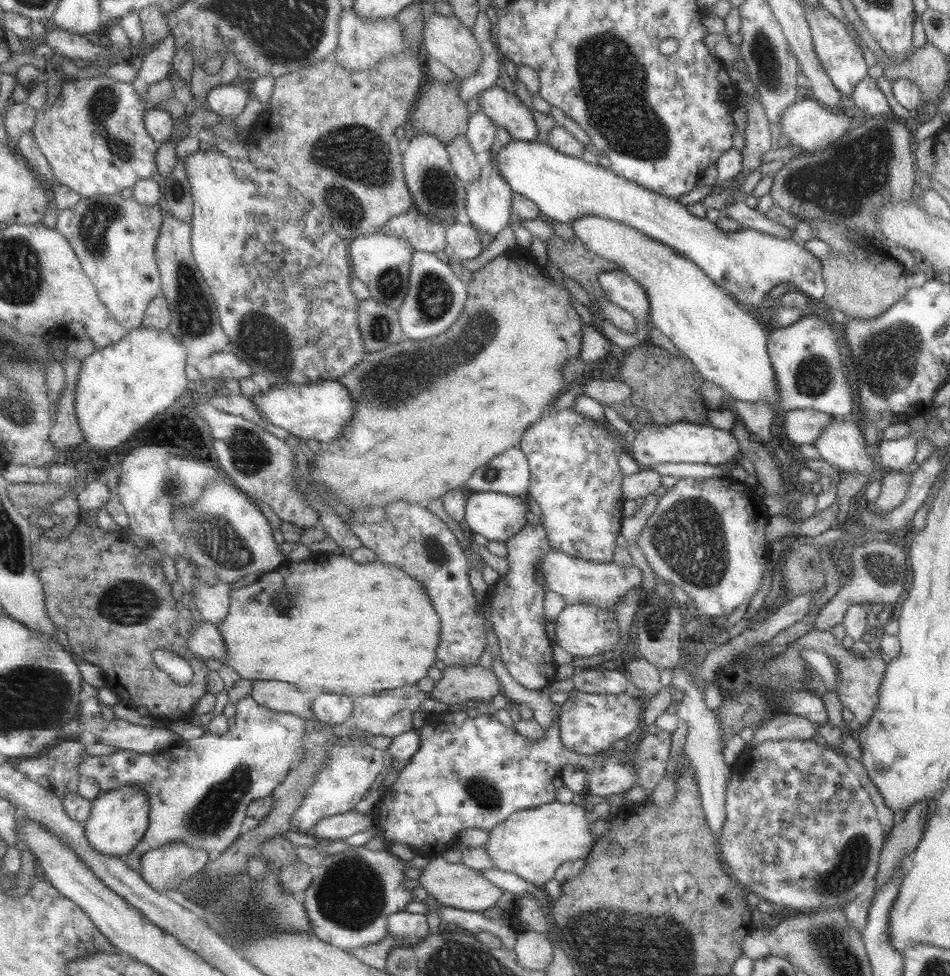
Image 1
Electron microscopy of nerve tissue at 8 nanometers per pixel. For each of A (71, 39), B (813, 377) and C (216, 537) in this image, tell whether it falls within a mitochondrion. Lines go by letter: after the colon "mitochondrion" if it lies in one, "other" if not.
A: other
B: mitochondrion
C: mitochondrion

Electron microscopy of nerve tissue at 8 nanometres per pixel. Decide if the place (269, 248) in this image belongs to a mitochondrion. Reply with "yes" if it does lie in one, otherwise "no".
yes

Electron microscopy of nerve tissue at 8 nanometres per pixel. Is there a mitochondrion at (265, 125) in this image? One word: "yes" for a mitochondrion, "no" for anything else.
no

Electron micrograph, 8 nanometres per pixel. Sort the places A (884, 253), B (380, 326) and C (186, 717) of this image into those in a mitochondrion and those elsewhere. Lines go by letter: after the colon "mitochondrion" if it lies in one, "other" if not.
A: other
B: mitochondrion
C: other

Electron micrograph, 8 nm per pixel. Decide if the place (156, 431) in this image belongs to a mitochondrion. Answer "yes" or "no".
no

